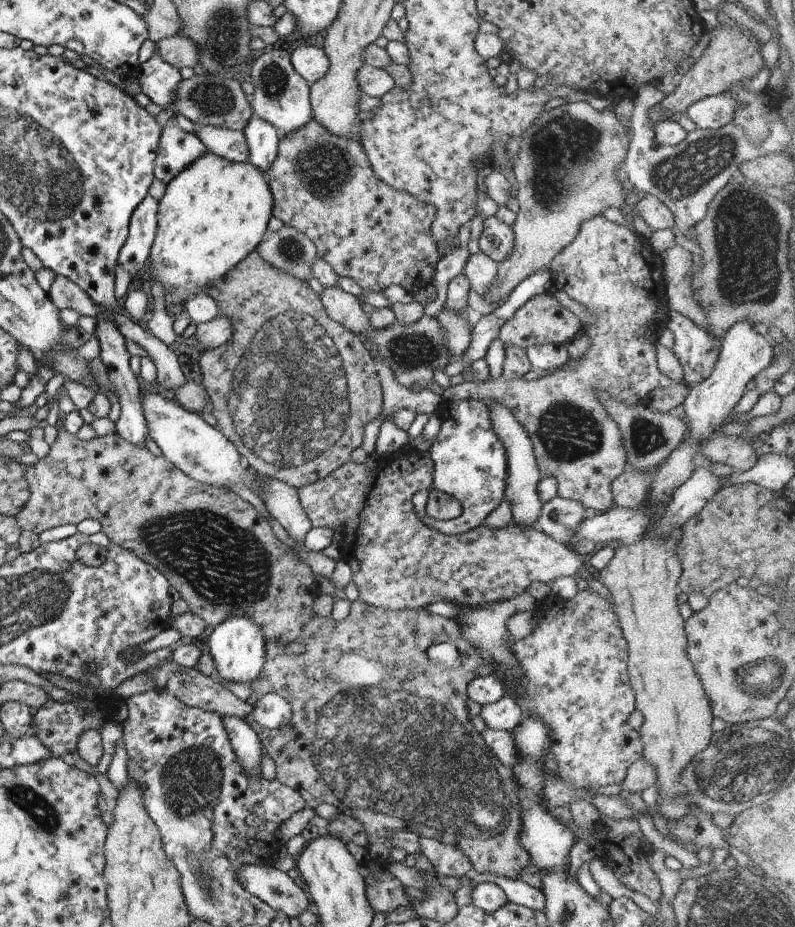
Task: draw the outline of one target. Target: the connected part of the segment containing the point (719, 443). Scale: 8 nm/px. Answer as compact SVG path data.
M718 432L702 443L702 450L713 465L727 464L741 473L754 467L757 459L749 441L735 435L721 437Z

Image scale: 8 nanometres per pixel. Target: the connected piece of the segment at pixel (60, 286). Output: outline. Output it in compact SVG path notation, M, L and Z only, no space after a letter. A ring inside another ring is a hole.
M60 274L54 276L47 295L58 311L73 309L80 315L96 317L98 308L91 302L87 294L79 290L74 282Z

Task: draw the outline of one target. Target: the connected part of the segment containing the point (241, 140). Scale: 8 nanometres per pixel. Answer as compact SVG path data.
M195 125L197 129L193 134L203 143L203 146L210 153L221 156L221 158L226 158L229 162L244 163L248 160L246 138L242 131L222 129L219 127L212 127L211 125Z

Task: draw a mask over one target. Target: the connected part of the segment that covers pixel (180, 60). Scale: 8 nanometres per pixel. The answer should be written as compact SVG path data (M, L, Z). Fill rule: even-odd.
M173 35L162 38L155 43L154 52L159 55L163 62L179 68L192 68L197 70L198 52L191 39L181 35Z

